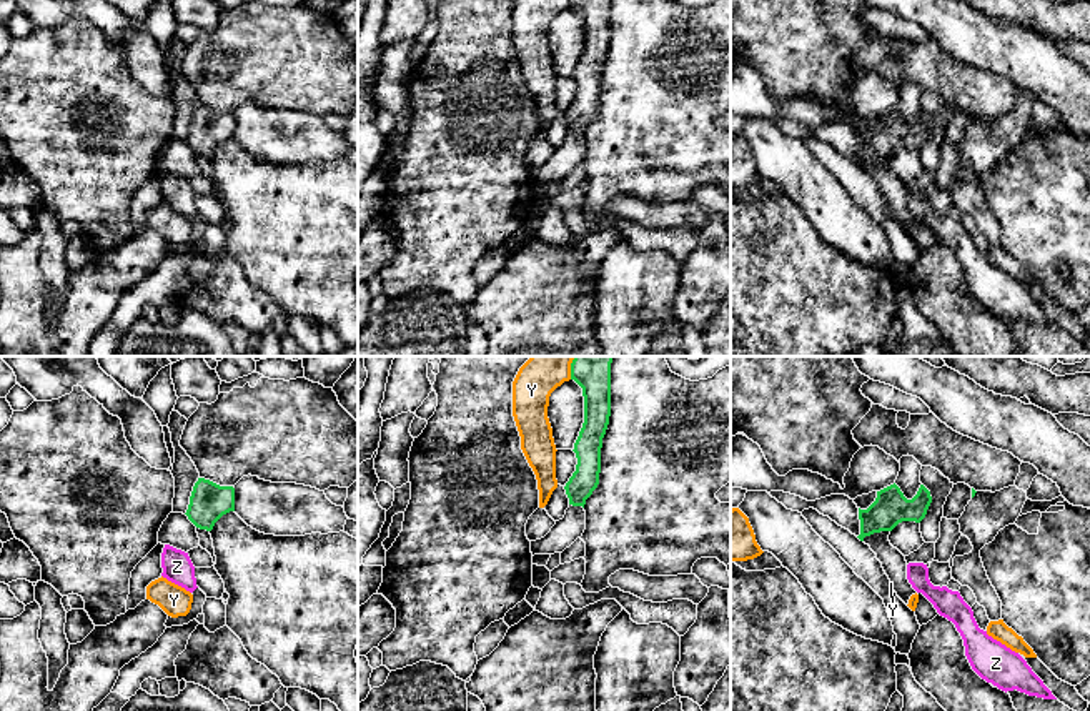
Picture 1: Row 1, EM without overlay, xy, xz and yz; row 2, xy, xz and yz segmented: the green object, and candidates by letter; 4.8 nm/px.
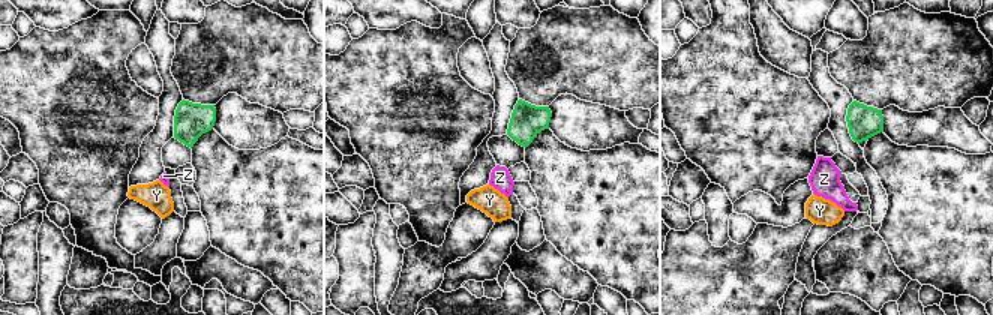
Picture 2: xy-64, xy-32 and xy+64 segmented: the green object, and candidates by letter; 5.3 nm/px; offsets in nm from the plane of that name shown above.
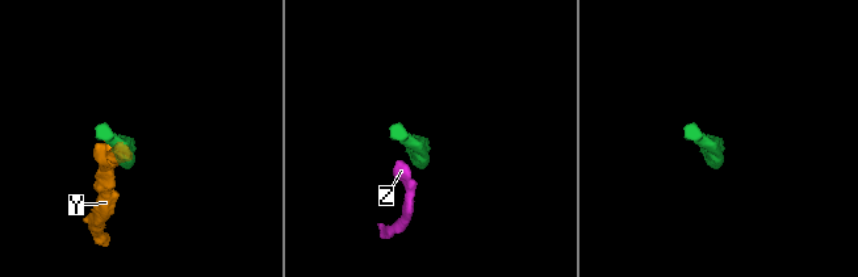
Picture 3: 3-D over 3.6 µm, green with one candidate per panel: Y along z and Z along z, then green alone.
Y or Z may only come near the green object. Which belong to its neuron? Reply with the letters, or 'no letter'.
no letter

